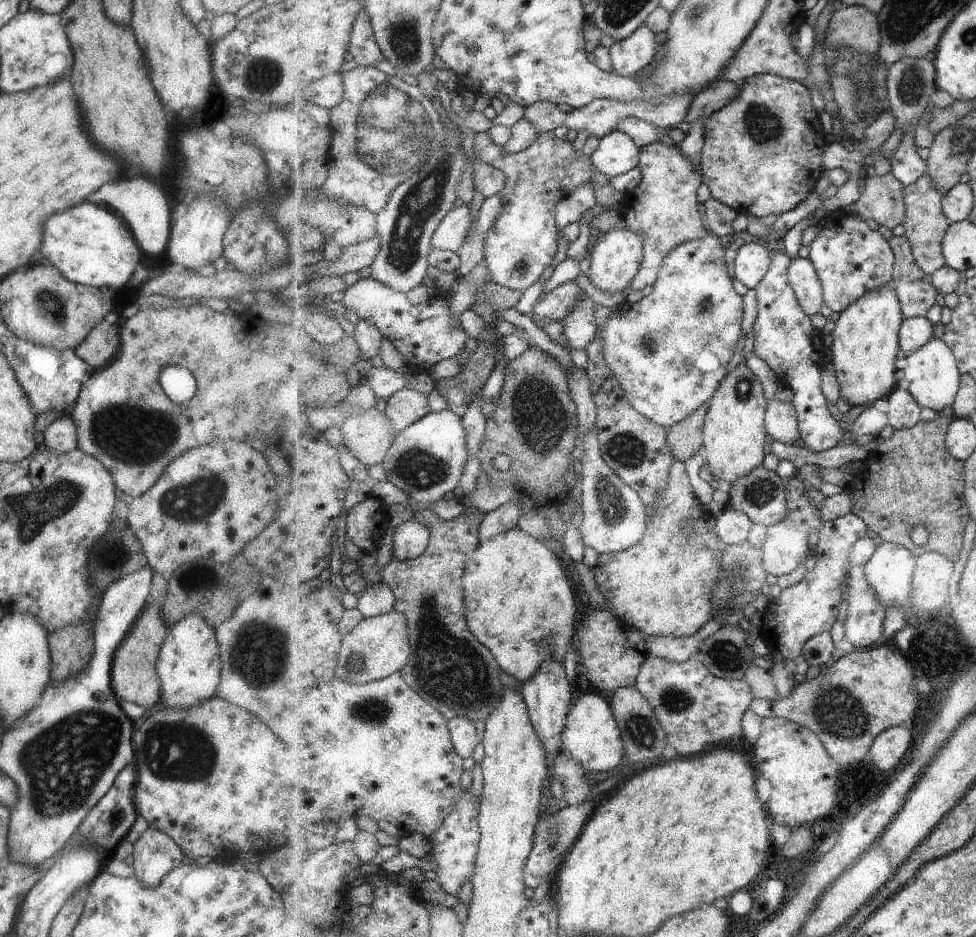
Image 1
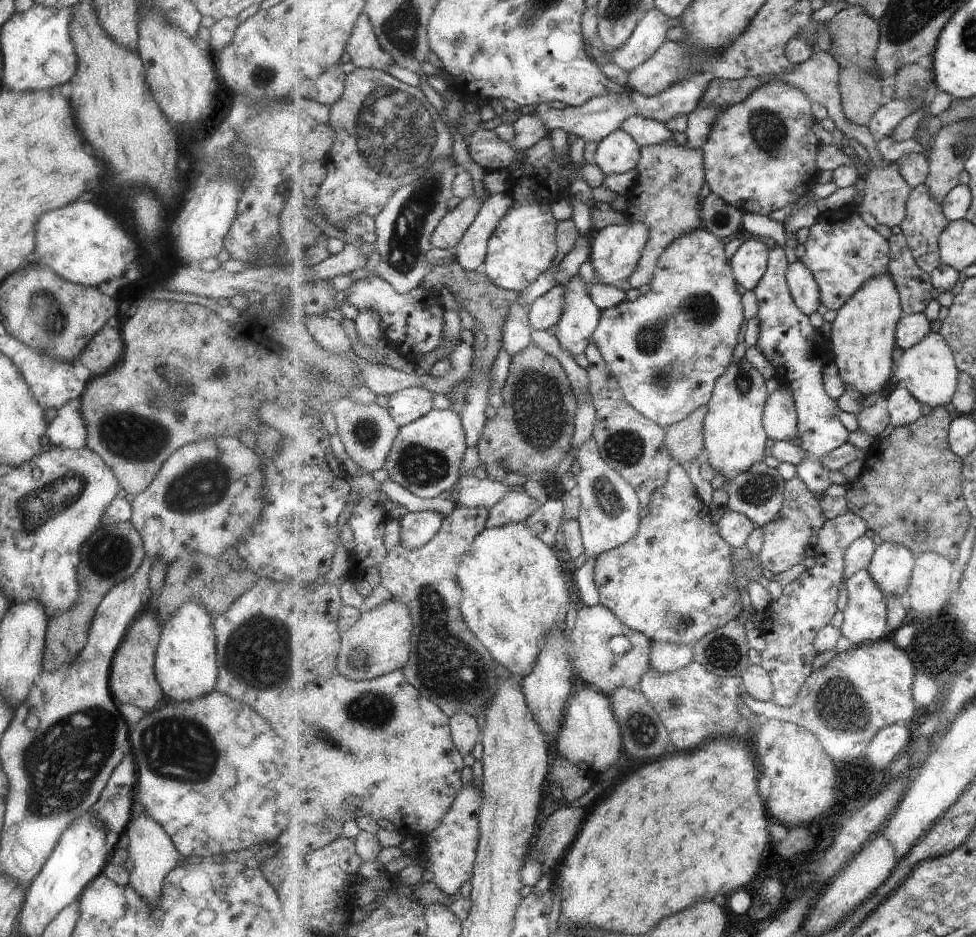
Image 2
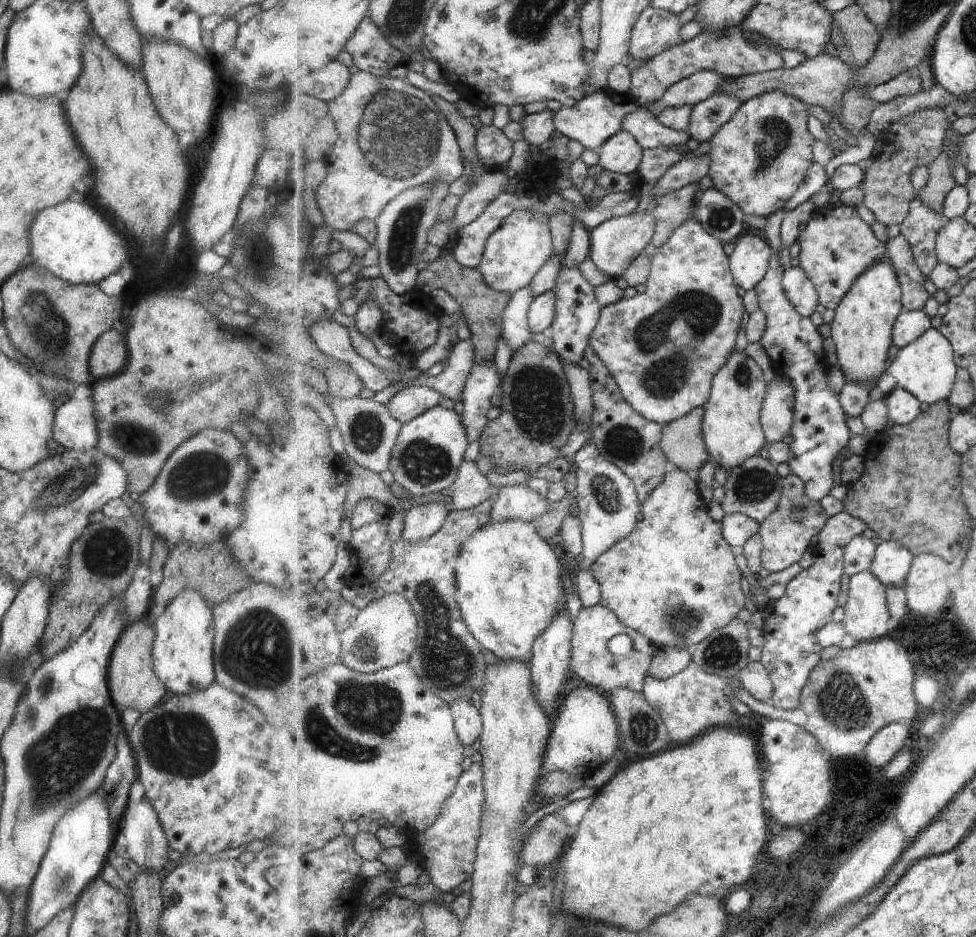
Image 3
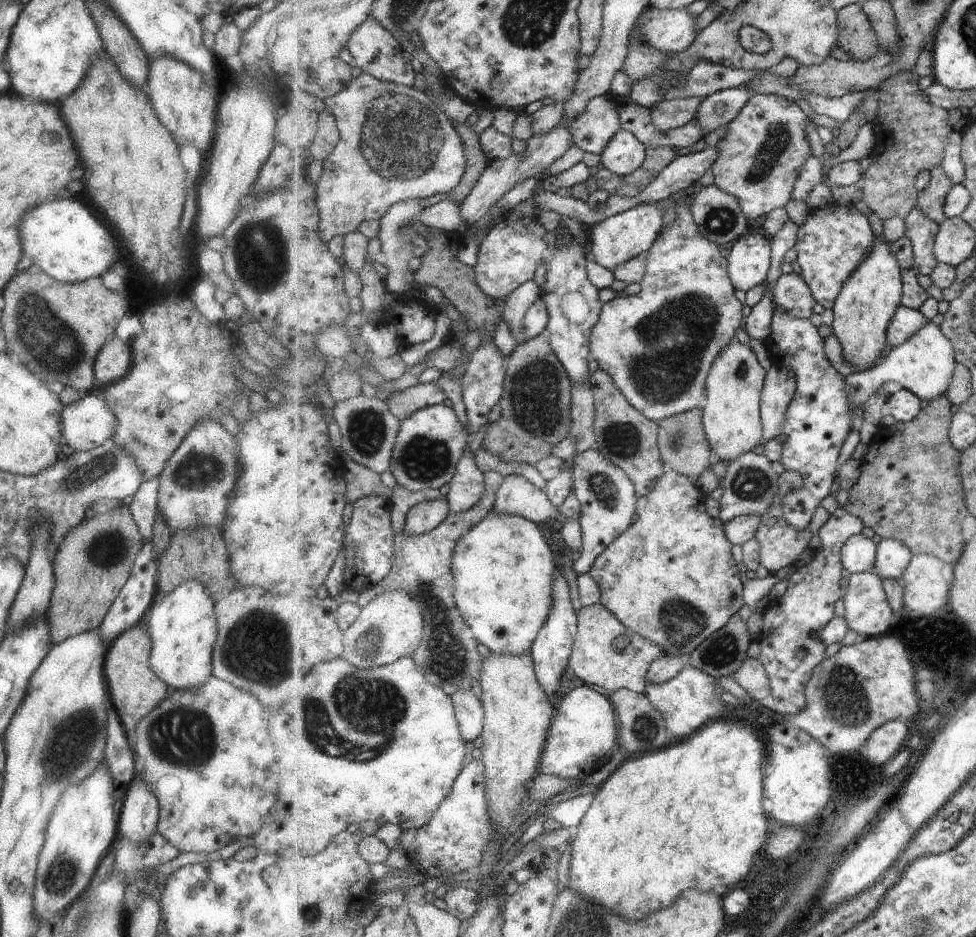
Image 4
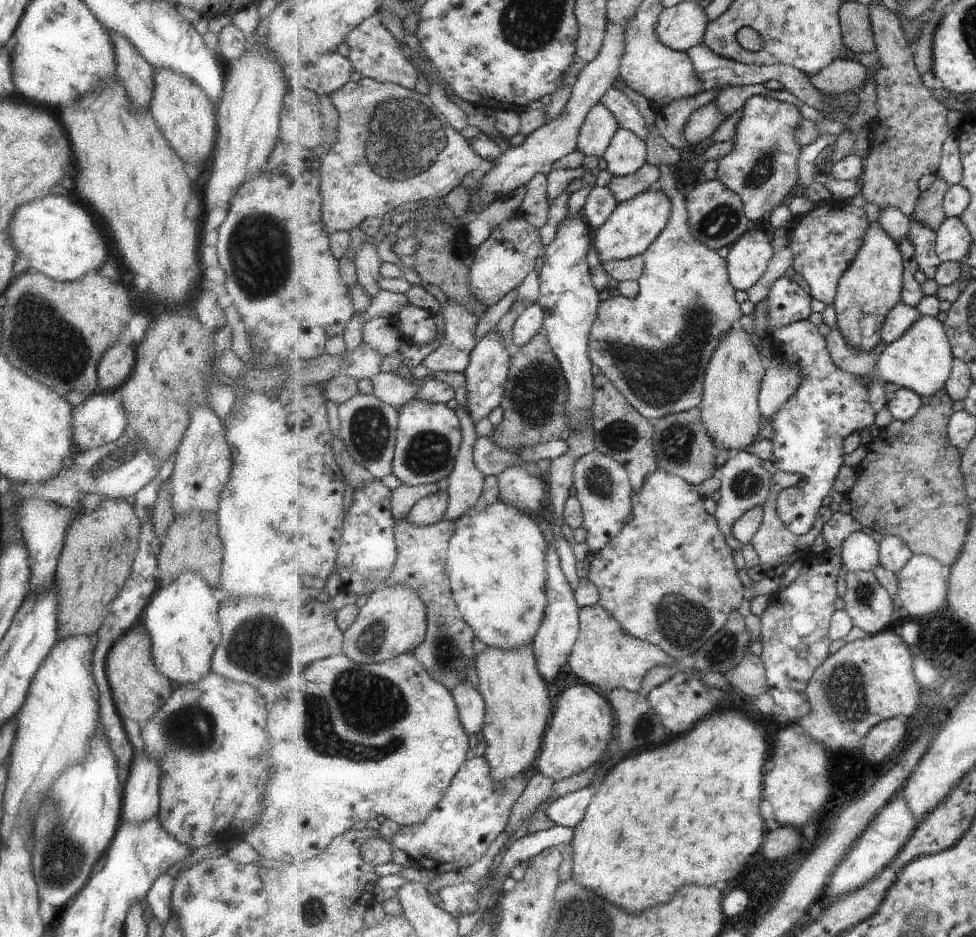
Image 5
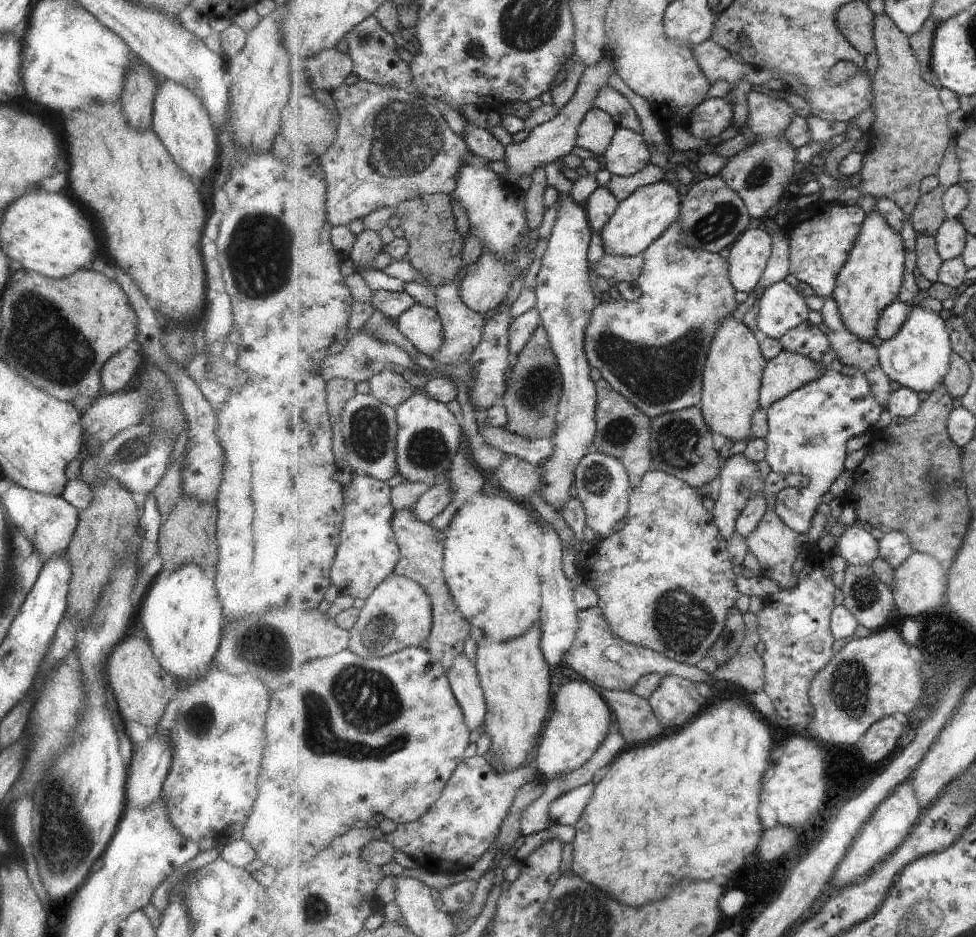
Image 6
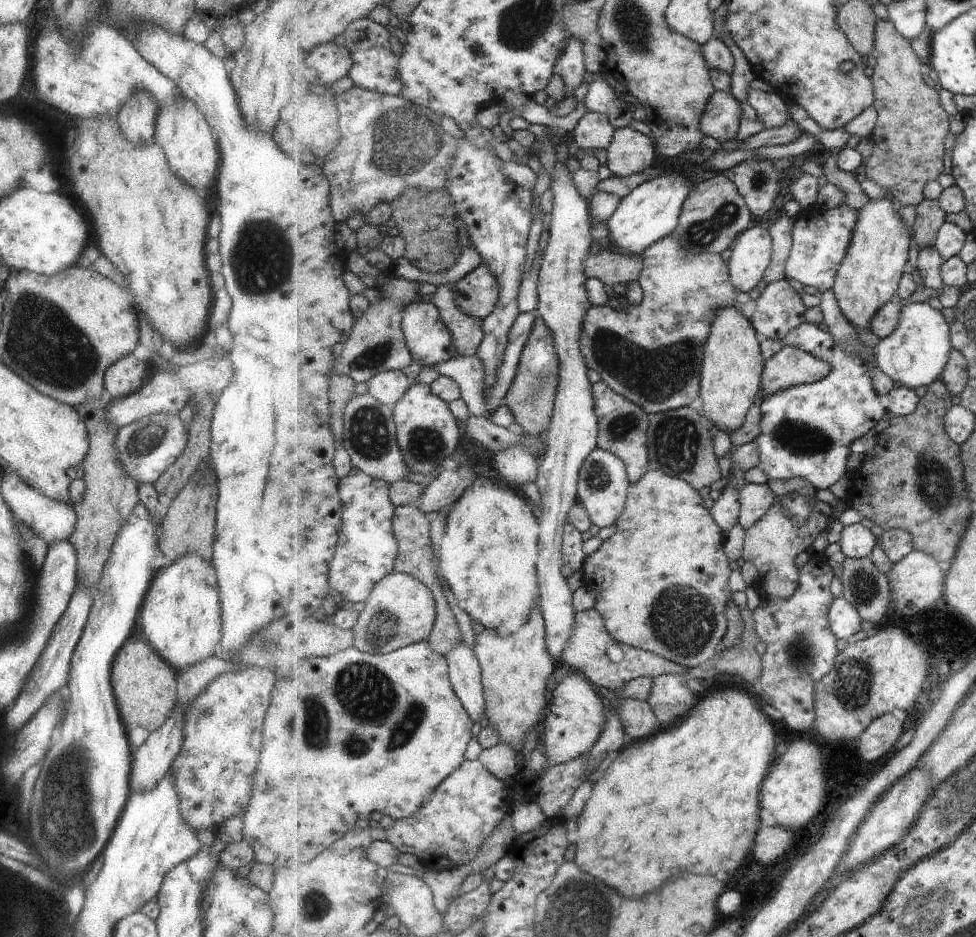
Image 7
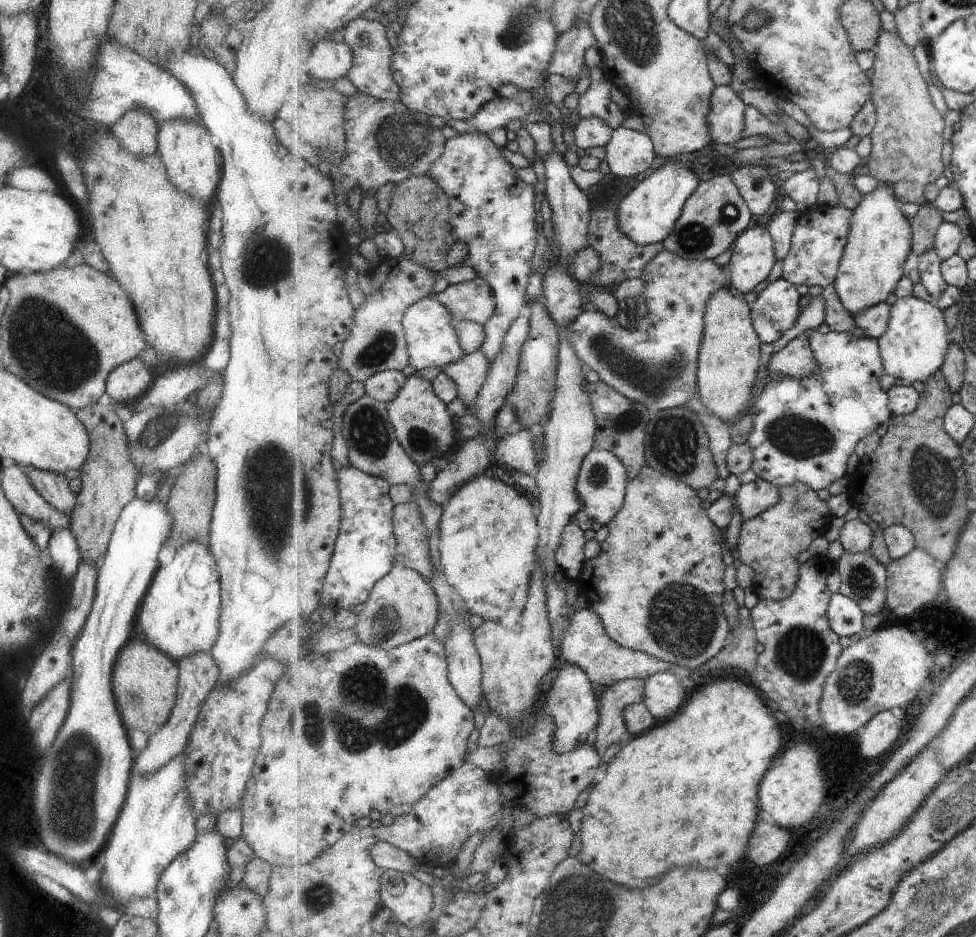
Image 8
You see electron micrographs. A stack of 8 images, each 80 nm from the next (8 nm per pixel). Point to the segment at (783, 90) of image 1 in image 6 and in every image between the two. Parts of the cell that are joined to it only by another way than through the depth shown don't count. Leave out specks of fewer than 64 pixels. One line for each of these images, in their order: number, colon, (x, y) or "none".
2: (762, 155)
3: (759, 159)
4: (761, 157)
5: (764, 167)
6: (761, 173)

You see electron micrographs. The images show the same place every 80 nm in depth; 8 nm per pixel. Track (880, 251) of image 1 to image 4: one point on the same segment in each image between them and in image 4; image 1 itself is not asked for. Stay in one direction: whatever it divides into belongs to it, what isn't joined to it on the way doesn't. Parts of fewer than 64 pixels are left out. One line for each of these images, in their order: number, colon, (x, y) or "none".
2: (843, 253)
3: (837, 246)
4: (832, 243)

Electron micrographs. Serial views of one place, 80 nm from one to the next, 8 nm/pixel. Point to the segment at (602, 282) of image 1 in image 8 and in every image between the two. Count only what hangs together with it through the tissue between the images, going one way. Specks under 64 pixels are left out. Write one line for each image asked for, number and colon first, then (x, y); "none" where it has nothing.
2: (615, 250)
3: (616, 243)
4: (618, 239)
5: (634, 226)
6: (640, 220)
7: (651, 212)
8: (648, 214)

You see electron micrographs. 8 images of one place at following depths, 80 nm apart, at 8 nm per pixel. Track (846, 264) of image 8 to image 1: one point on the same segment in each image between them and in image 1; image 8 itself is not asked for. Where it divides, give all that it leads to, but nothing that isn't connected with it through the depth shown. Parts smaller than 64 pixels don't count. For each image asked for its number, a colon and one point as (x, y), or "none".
1: (865, 344)
2: (863, 336)
3: (863, 328)
4: (867, 304)
5: (873, 286)
6: (871, 280)
7: (870, 275)

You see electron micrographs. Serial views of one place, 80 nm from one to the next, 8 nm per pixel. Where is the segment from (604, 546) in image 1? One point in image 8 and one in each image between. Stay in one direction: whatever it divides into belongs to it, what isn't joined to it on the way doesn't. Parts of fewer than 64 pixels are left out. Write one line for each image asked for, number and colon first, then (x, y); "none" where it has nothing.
2: (610, 507)
3: (607, 500)
4: (608, 498)
5: (604, 488)
6: (603, 485)
7: (603, 486)
8: (602, 483)

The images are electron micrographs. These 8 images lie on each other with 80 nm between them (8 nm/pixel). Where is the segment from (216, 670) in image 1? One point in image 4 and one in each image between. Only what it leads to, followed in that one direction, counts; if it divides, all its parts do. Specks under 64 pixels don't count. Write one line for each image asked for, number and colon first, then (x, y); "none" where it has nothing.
2: (184, 665)
3: (181, 655)
4: (182, 627)

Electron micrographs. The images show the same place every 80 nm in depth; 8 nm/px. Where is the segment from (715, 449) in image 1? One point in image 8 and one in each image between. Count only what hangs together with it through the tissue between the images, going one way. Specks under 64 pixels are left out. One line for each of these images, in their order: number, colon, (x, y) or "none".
2: (735, 439)
3: (733, 429)
4: (732, 420)
5: (730, 409)
6: (734, 371)
7: (732, 368)
8: (731, 357)

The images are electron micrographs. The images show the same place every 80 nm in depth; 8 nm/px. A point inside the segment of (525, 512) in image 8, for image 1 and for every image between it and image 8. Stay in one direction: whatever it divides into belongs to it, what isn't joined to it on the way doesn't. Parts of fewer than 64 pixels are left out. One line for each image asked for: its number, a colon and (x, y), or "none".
1: (519, 603)
2: (515, 593)
3: (509, 580)
4: (503, 568)
5: (497, 565)
6: (492, 553)
7: (488, 557)

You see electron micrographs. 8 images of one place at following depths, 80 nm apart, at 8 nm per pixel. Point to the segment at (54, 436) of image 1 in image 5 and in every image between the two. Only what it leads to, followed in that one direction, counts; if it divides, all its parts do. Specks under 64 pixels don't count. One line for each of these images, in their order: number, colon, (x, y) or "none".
2: (67, 430)
3: (74, 427)
4: (87, 423)
5: (99, 419)

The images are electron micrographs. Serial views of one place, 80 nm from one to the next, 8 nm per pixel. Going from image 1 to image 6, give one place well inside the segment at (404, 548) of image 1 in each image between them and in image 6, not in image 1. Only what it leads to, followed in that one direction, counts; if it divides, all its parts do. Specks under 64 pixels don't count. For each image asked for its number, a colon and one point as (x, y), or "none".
2: (418, 529)
3: (422, 521)
4: (427, 516)
5: (432, 510)
6: (435, 502)

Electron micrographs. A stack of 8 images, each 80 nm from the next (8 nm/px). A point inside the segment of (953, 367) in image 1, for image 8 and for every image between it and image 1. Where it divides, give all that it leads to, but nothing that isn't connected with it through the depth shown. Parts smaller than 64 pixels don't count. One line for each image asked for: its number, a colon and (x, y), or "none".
2: (928, 371)
3: (927, 368)
4: (925, 365)
5: (922, 360)
6: (919, 357)
7: (916, 354)
8: (914, 348)

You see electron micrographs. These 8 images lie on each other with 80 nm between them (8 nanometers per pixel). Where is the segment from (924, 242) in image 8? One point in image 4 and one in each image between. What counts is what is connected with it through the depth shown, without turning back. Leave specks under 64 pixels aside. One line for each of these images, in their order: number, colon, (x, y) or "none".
4: (931, 201)
5: (930, 211)
6: (929, 214)
7: (930, 217)

